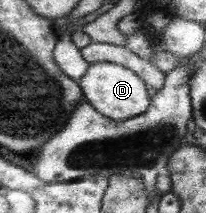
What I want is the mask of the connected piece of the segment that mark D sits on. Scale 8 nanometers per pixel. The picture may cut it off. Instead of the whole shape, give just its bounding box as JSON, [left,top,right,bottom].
[80,61,153,122]

